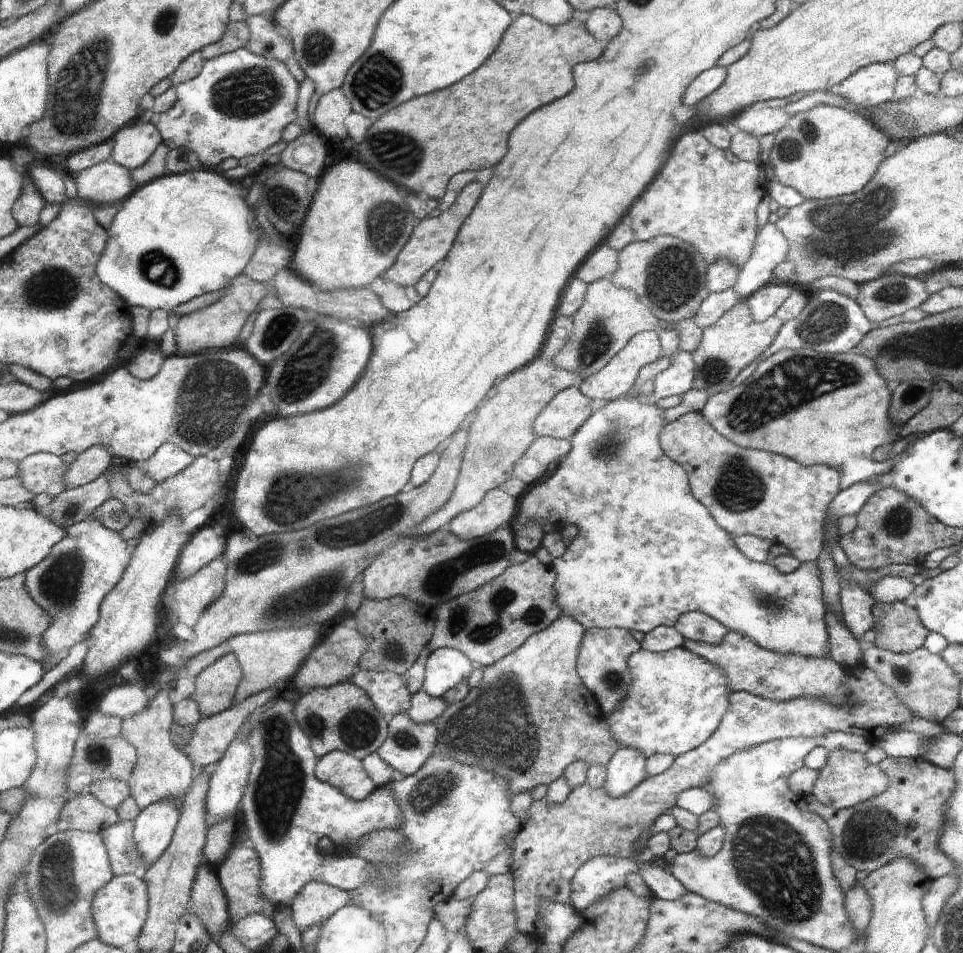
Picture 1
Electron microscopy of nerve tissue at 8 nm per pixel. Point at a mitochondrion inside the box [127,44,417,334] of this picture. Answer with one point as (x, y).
(250, 92)

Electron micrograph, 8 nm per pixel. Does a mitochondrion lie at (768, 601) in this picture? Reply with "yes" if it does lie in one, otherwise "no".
yes

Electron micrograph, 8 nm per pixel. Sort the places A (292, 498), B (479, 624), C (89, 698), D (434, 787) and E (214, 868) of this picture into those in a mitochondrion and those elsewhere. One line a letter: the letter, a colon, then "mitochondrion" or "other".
A: mitochondrion
B: mitochondrion
C: other
D: mitochondrion
E: other

